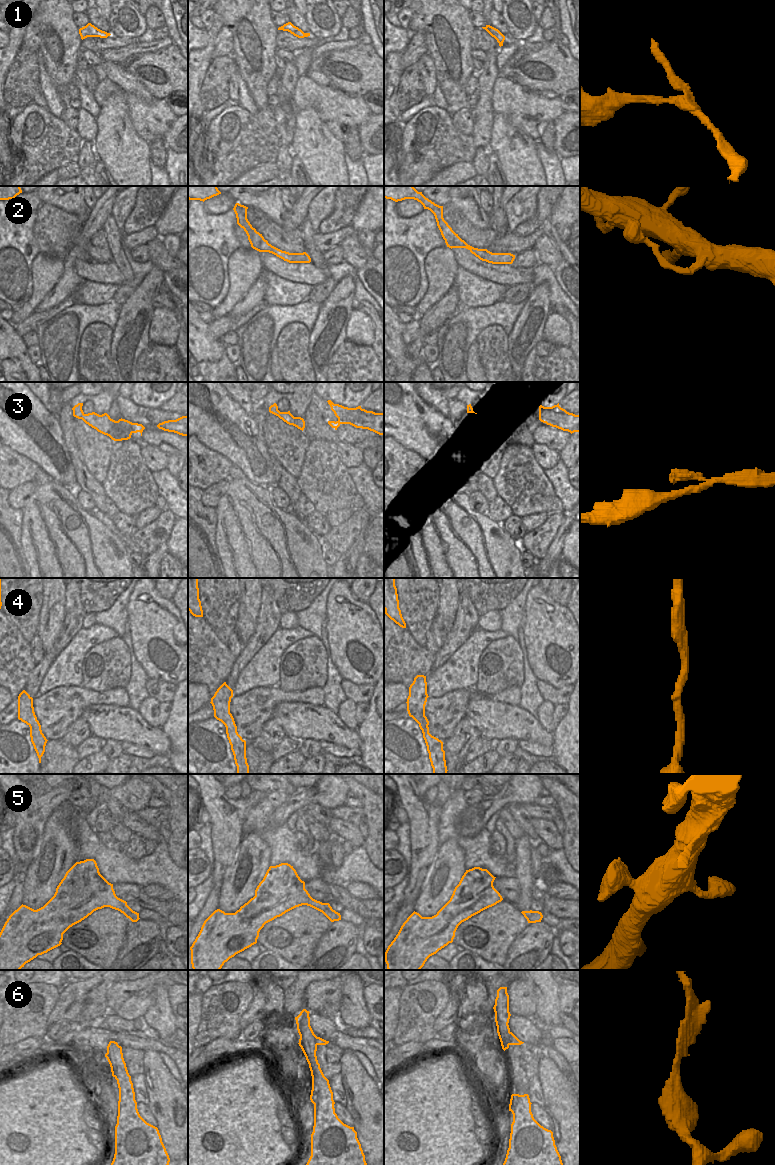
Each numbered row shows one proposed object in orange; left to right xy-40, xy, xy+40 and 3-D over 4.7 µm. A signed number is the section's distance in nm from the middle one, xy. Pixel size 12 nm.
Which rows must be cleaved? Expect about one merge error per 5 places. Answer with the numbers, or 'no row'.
3

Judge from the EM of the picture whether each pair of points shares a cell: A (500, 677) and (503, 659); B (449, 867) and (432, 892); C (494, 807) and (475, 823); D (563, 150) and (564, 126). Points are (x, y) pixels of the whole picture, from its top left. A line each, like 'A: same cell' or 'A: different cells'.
A: same cell
B: same cell
C: same cell
D: same cell

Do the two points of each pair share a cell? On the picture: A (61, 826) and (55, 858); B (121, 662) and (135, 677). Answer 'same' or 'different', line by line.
A: same
B: different

